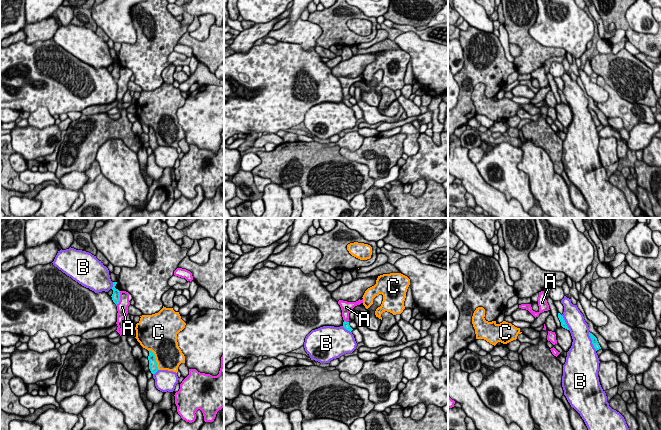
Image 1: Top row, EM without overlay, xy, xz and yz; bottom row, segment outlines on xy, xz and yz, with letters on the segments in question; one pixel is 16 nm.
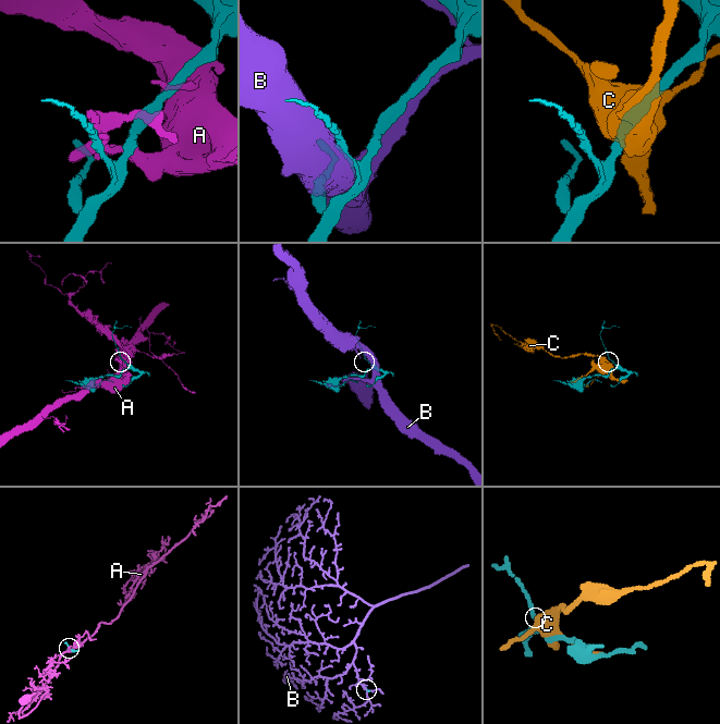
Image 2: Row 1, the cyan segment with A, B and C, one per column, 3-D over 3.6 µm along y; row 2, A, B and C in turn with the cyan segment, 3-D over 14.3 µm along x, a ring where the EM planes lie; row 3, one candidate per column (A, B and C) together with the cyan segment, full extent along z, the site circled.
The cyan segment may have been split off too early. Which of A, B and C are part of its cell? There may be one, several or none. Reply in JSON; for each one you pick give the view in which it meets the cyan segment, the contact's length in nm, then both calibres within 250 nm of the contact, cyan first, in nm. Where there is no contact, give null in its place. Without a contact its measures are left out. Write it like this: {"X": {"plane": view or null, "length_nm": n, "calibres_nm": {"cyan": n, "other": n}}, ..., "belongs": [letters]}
{"belongs": []}

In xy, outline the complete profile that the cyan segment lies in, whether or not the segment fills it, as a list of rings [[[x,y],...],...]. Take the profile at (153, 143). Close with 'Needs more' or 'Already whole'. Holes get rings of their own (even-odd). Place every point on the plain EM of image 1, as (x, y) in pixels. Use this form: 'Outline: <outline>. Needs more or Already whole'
Outline: [[[149,126],[148,136],[149,136],[150,147],[151,147],[152,150],[155,150],[159,145],[157,143],[155,131],[151,126]]]. Already whole

